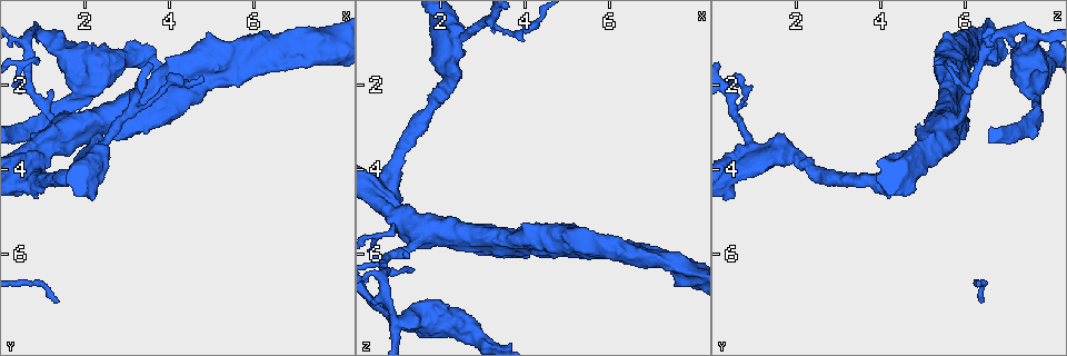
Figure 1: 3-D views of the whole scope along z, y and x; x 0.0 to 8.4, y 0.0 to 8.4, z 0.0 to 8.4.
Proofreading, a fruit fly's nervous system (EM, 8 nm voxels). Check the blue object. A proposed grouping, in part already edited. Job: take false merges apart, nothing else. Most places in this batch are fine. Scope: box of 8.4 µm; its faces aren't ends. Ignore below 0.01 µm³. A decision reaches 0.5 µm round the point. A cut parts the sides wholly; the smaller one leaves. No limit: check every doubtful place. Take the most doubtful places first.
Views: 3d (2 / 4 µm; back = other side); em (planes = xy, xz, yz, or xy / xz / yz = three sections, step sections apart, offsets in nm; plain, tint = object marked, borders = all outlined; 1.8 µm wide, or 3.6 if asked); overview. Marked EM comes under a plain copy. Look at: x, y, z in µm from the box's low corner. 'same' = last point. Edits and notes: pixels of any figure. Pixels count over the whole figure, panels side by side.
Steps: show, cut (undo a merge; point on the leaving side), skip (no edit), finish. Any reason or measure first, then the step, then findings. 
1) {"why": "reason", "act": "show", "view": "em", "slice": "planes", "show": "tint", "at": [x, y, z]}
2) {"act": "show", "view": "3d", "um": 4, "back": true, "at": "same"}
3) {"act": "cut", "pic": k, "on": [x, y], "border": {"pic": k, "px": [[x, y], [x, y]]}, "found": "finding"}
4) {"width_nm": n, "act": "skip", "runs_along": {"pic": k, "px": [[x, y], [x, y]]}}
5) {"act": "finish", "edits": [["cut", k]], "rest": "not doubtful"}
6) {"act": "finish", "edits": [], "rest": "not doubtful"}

{"act": "show", "view": "em", "slice": "planes", "show": "tint", "at": [3.15, 2.60, 0.60]}

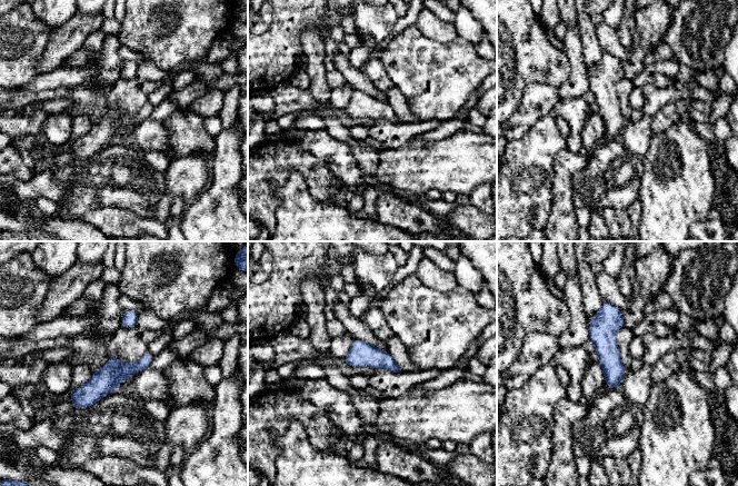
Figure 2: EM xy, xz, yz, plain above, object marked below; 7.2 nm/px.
{"width_nm": 160, "act": "skip", "found": "one neuron here"}

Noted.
{"why": "side arm on a straight run", "act": "show", "view": "em", "um": 3.6, "slice": "planes", "show": "tint", "at": [0.65, 4.00, 4.75]}

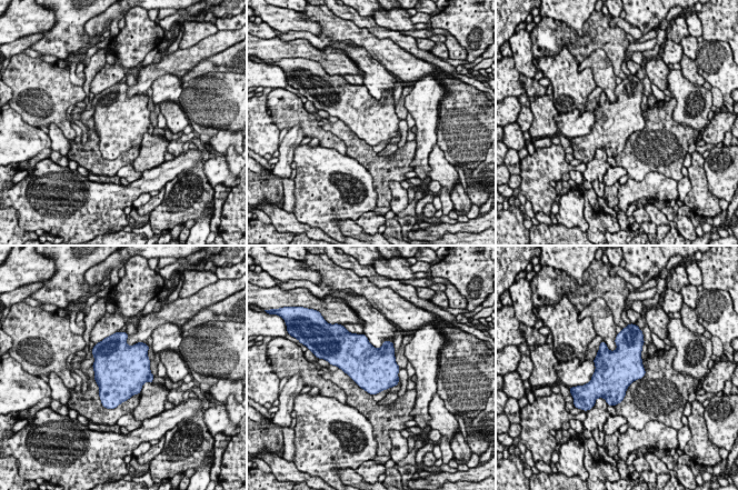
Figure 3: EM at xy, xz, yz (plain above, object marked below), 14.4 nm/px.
{"act": "skip", "found": "all the same neuron"}

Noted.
{"why": "branch point", "act": "show", "view": "3d", "um": 2, "at": [0.60, 2.05, 6.15]}

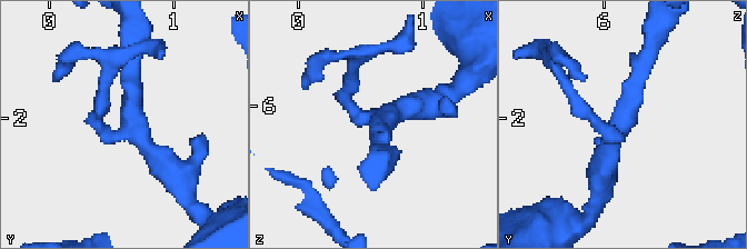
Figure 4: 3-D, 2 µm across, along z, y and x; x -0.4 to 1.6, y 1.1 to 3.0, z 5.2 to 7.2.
{"why": "now the EM", "act": "show", "view": "em", "slice": "xy", "step": 16, "show": "tint", "at": [0.66, 2.08, 6.14]}

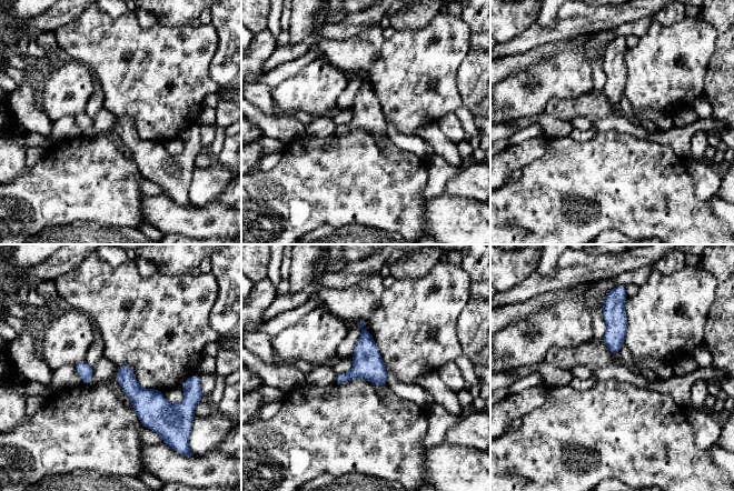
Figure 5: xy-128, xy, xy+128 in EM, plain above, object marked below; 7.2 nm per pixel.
{"act": "skip", "found": "all the same neuron"}

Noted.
{"why": "arms part here", "act": "show", "view": "3d", "um": 2, "at": [1.10, 0.90, 7.60]}

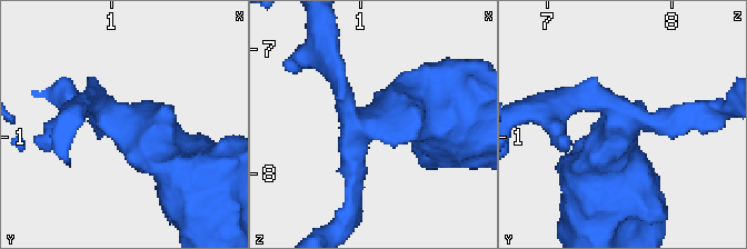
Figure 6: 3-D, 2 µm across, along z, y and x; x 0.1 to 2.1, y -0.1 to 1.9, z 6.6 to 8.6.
{"arms": 3, "arm_widths_nm": [180, 190, 600], "act": "show", "view": "em", "slice": "xz", "step": 4, "show": "tint", "at": [1.04, 0.88, 7.60]}

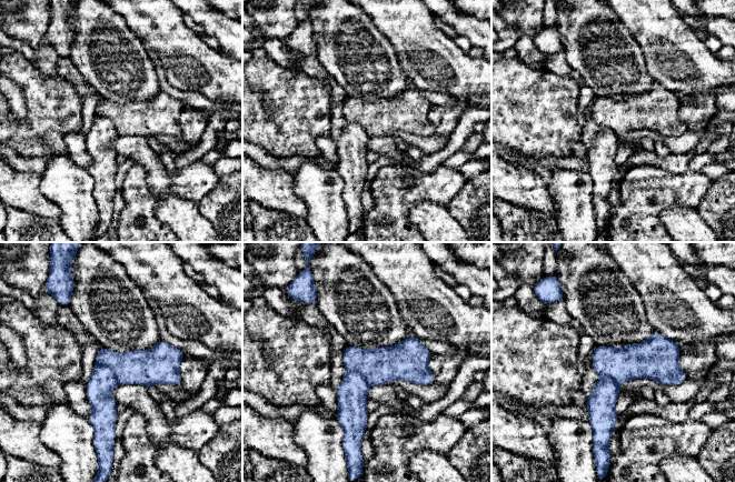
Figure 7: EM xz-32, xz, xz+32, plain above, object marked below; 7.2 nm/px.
{"why": "cut it another way", "act": "show", "view": "em", "slice": "xy", "step": 16, "show": "tint", "at": "same"}

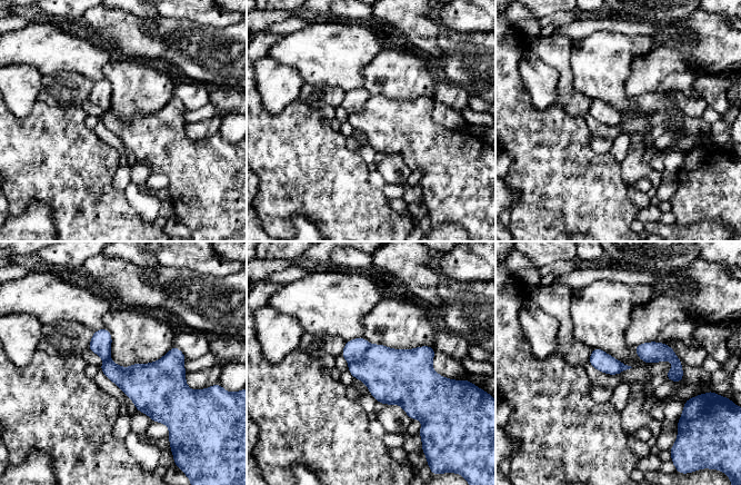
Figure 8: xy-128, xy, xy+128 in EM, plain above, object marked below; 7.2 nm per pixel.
{"act": "cut", "pic": 8, "on": [391, 375], "border": {"pic": 8, "px": [[370, 345], [360, 360], [349, 364]]}, "found": "a second neuron is stuck on"}

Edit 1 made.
{"act": "finish", "edits": [["cut", 8]], "rest": "not doubtful"}

